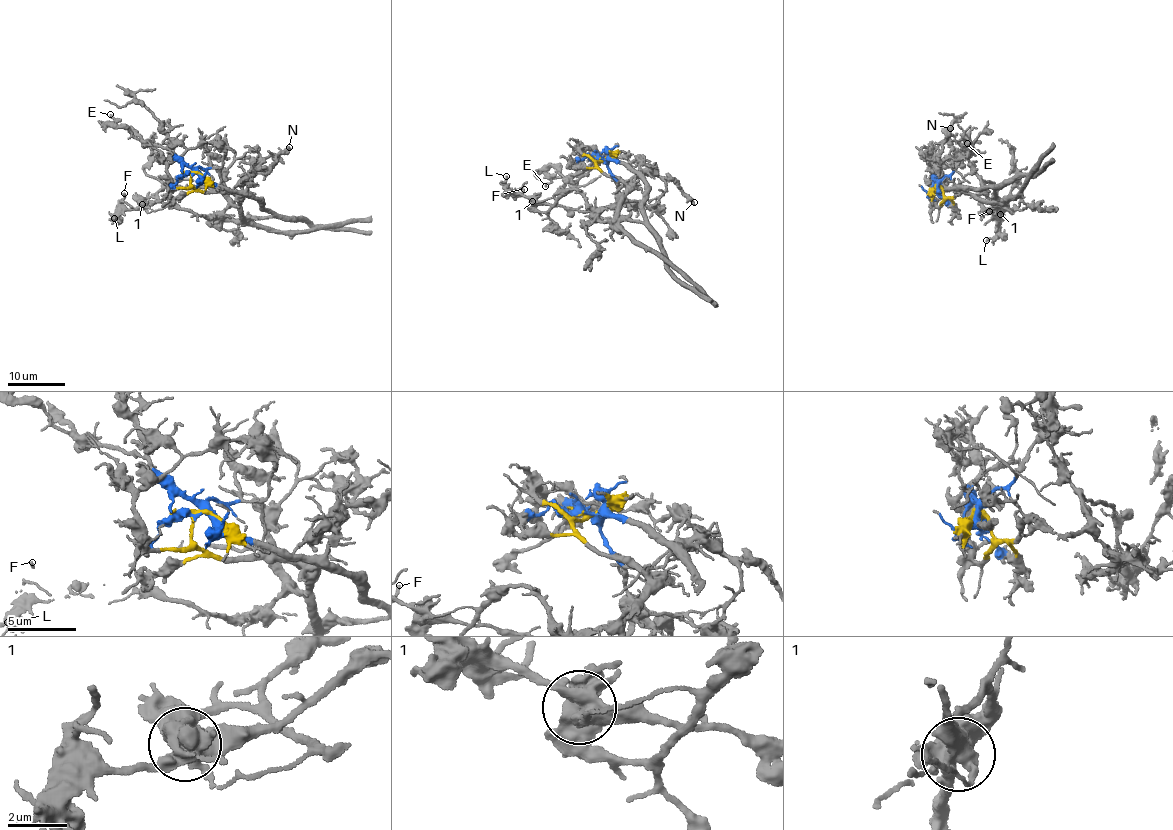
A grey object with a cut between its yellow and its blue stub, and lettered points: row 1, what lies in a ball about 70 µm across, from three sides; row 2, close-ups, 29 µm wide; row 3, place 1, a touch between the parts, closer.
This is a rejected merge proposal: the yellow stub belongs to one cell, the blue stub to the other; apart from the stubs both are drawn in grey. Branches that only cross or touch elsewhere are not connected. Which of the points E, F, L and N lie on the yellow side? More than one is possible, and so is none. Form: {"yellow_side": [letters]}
{"yellow_side": ["F", "L"]}

